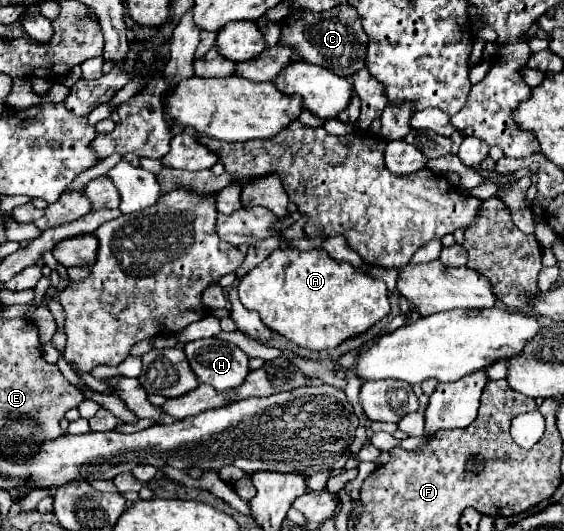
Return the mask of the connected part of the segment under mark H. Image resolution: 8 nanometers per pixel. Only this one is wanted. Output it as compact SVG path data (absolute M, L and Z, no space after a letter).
M217 338L193 340L185 344L185 354L197 380L215 390L229 390L239 386L249 374L249 356Z

